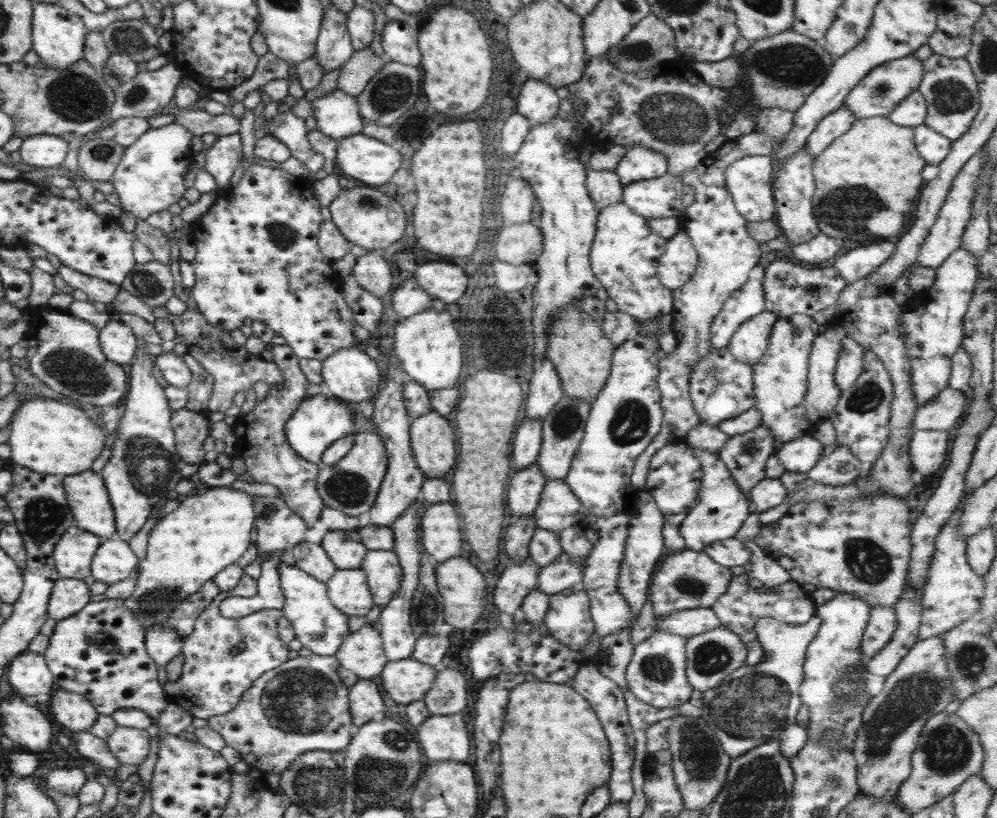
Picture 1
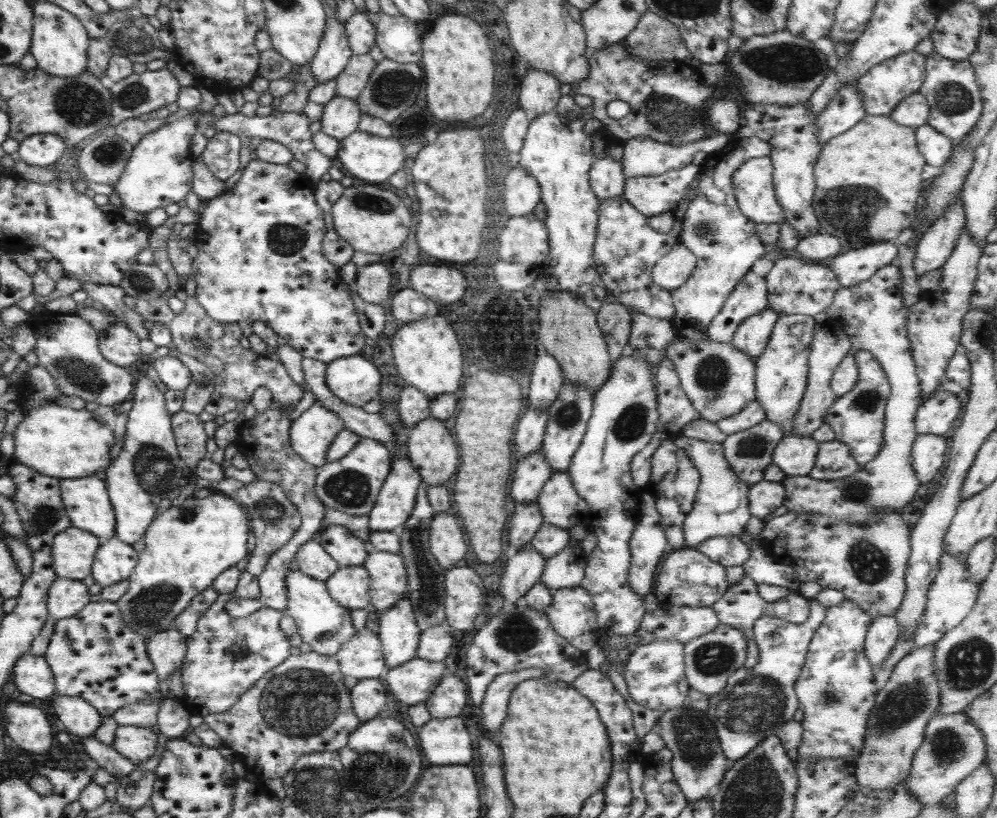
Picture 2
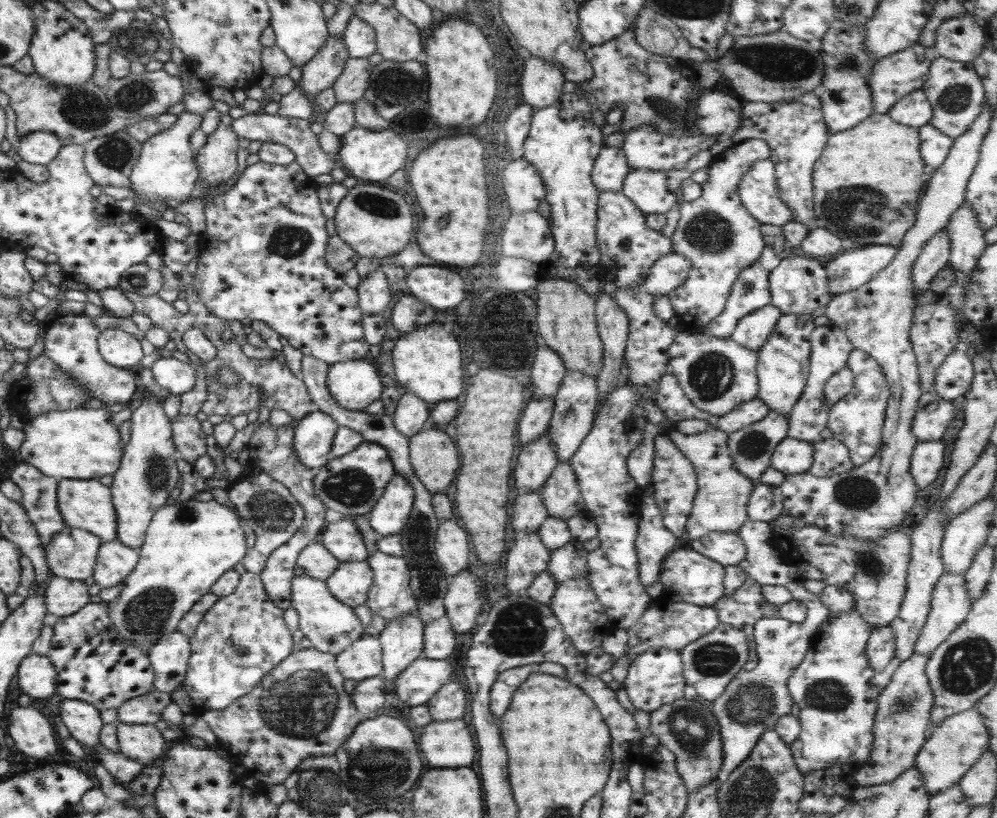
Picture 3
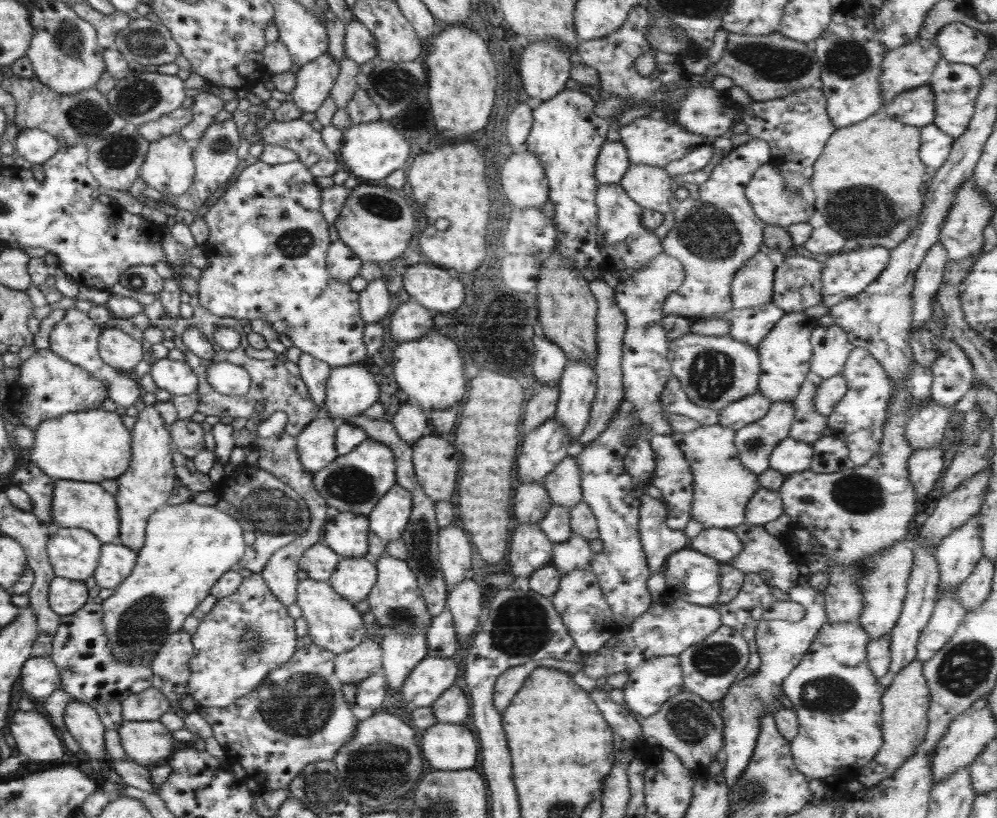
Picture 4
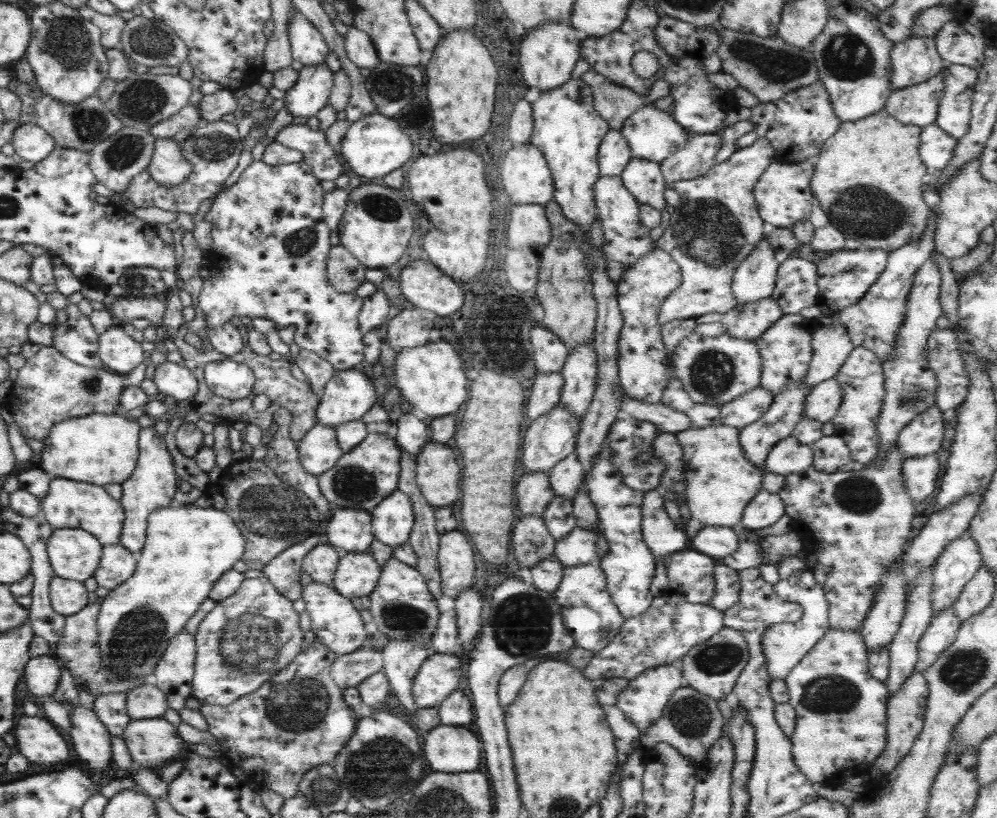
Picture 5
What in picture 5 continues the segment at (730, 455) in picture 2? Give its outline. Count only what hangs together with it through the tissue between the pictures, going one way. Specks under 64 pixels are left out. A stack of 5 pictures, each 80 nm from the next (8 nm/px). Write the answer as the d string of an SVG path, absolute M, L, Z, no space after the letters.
M804 380L790 382L784 390L773 395L773 400L764 412L764 415L751 424L746 424L738 429L738 443L742 448L743 456L751 465L763 470L763 461L768 450L778 441L788 437L796 426L797 421L803 416L804 402L809 389L806 388Z

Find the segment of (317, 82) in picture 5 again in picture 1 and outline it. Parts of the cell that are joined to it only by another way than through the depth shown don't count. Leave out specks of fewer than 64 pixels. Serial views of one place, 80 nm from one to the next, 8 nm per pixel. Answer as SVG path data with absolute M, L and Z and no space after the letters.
M331 4L323 10L313 58L323 74L341 68L353 52L346 30L346 16Z

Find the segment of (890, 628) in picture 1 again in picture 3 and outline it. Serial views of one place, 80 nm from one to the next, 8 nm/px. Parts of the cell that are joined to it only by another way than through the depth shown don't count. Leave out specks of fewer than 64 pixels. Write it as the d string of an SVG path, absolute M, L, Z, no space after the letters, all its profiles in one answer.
M889 626L870 629L870 635L864 648L869 668L881 672L883 667L894 657L894 634Z

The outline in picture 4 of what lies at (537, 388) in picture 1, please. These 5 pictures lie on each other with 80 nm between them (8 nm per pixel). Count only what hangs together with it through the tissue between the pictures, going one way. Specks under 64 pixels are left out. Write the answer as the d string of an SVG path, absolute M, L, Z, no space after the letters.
M541 332L533 336L533 346L532 377L535 386L541 382L557 382L567 363L565 353L556 344L549 342Z

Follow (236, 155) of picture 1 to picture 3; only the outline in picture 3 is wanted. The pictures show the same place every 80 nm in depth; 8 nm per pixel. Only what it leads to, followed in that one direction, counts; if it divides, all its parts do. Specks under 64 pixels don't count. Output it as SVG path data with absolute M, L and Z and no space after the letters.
M227 113L219 116L215 131L205 136L205 144L195 154L198 168L198 180L194 183L189 198L203 198L210 188L227 182L236 171L238 137L231 131L233 120Z

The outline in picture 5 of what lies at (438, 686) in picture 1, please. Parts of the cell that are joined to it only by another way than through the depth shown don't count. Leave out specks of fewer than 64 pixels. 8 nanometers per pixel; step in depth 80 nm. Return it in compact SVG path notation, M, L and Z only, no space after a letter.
M459 689L452 690L436 706L439 722L444 725L465 727L471 722L472 706Z

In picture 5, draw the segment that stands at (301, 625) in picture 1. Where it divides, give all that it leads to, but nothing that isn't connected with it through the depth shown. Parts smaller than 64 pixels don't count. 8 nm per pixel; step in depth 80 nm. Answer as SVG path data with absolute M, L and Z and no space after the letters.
M311 582L301 589L301 600L305 603L305 612L309 616L310 620L310 630L315 634L315 641L326 646L331 652L336 655L347 654L348 652L353 652L361 647L363 640L367 636L366 630L364 629L362 618L359 612L353 608L350 601L347 598L343 598L337 594L337 591L329 585Z

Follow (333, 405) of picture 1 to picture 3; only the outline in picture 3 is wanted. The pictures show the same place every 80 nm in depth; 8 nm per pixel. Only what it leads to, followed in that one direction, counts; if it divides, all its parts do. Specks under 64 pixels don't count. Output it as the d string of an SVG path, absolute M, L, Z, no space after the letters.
M317 408L296 422L292 429L292 449L305 468L315 470L327 464L337 427L330 416Z

